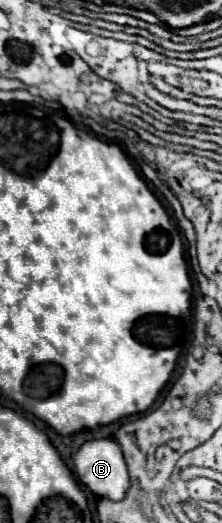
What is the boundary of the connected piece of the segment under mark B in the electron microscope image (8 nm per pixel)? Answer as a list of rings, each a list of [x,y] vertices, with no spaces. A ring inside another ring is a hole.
[[[111,438],[85,442],[73,458],[79,480],[97,496],[109,500],[125,498],[129,474],[119,444]]]

